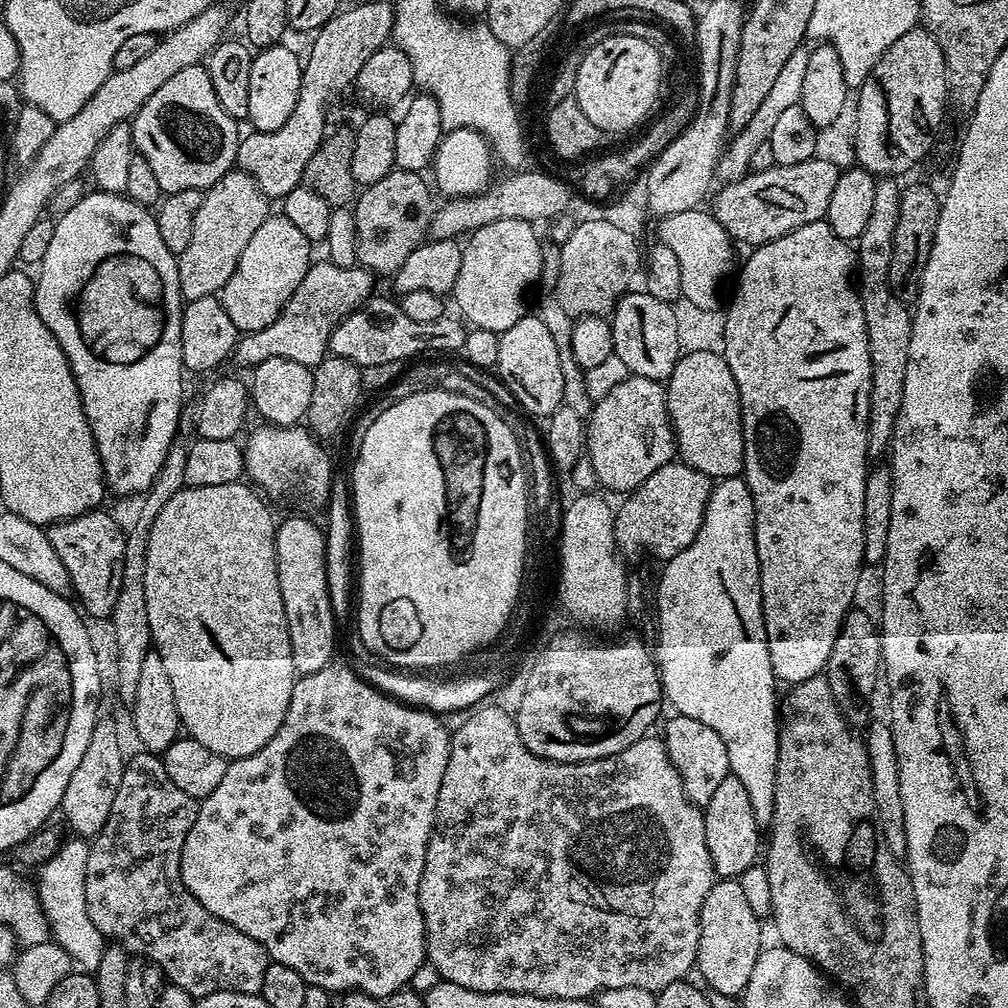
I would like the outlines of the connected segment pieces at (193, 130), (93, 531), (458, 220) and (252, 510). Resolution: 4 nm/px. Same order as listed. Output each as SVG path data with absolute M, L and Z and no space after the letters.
M204 64L186 66L169 78L132 117L132 143L135 151L154 170L161 193L178 190L207 190L226 173L233 171L236 151L242 139L237 121L222 110L210 74Z
M93 510L69 520L59 520L47 529L47 533L54 550L58 550L58 558L62 558L62 566L66 566L70 574L72 592L79 607L89 617L108 618L118 602L118 592L122 590L126 532L110 513L104 511Z
M515 171L508 175L510 177L491 183L478 195L447 199L433 213L429 237L433 240L457 239L474 229L489 225L490 222L502 220L530 221L536 224L539 220L562 213L569 206L574 192L563 179L554 178L544 172L524 171Z
M244 482L227 484L226 486L185 486L154 518L154 526L150 526L150 542L146 542L146 615L150 617L150 634L154 650L166 665L166 674L170 677L170 686L174 690L174 702L178 702L178 714L183 731L191 739L202 742L214 754L223 756L231 762L241 760L266 746L270 738L282 726L286 718L286 710L290 706L290 694L294 694L294 686L298 673L294 666L294 658L290 650L290 634L286 622L286 610L282 606L282 590L278 586L278 566L276 565L276 526L272 520L272 512L267 508L265 497L255 487Z

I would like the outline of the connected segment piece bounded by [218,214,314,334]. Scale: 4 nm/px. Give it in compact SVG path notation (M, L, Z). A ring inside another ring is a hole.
M283 214L269 215L268 220L258 226L246 250L242 250L242 258L238 258L238 266L234 274L230 274L230 282L226 282L218 296L226 314L230 314L230 322L234 322L237 333L260 331L278 318L313 263L312 248L306 234L301 234L290 218Z

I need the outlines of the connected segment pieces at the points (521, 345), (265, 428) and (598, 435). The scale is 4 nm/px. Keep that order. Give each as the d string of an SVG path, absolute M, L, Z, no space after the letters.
M525 314L510 326L510 330L499 333L498 362L494 369L500 375L508 392L532 416L547 418L565 403L566 389L563 386L561 363L557 347L545 323L535 314Z
M282 424L259 425L248 436L244 449L244 470L247 479L265 497L273 496L284 504L297 504L297 509L316 508L329 499L334 477L332 460L323 448L321 441L304 426L285 426Z
M629 374L614 390L607 392L602 399L591 406L592 413L586 416L586 460L592 463L592 472L600 479L604 488L612 492L627 494L633 492L654 470L673 463L676 451L676 435L672 432L672 425L668 422L665 385L659 380L638 377Z

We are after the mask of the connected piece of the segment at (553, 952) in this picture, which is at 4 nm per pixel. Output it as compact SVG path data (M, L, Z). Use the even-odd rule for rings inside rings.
M480 706L480 707L477 707L477 708L476 708L476 709L475 709L475 711L473 711L473 712L472 712L472 713L471 713L471 715L469 715L469 716L468 716L468 717L470 717L470 716L472 716L472 715L473 715L473 716L472 716L472 717L470 717L470 718L469 718L469 720L468 720L468 721L466 721L466 722L465 722L465 724L464 724L464 725L462 725L462 726L461 726L461 728L460 728L460 729L458 729L458 730L457 730L457 732L455 732L455 731L453 731L453 732L452 732L452 733L451 733L451 736L450 736L450 754L449 754L449 755L448 755L448 761L447 761L447 762L446 762L446 774L442 774L442 786L438 786L438 806L437 806L437 807L436 807L436 825L434 825L434 827L432 827L432 837L431 837L431 838L430 838L430 842L429 842L429 843L428 843L428 849L427 849L427 850L426 850L426 862L425 862L425 863L424 863L424 869L423 869L423 870L422 870L422 882L421 882L421 883L420 883L420 885L419 885L419 886L418 886L418 902L419 902L419 903L420 903L420 909L421 909L421 910L422 910L422 914L423 914L423 915L424 915L424 925L425 925L425 926L426 926L426 934L427 934L427 935L428 935L428 938L427 938L427 941L426 941L426 943L427 943L427 945L428 945L428 955L427 955L427 957L426 957L426 960L427 960L427 963L429 963L429 964L431 964L431 965L432 965L432 967L433 967L433 968L435 968L435 969L436 969L436 974L437 974L437 977L439 977L439 979L440 979L440 980L449 980L449 981L450 981L450 982L454 982L454 983L455 983L455 984L457 984L457 985L458 985L458 986L466 986L466 990L478 990L478 991L479 991L479 992L517 992L517 993L518 993L518 994L534 994L534 995L535 995L535 996L541 996L541 997L542 997L542 998L578 998L578 999L579 999L579 1000L586 1000L586 999L589 999L589 998L592 998L592 997L595 997L595 996L596 996L596 995L597 995L597 994L599 994L599 993L602 993L602 992L605 992L605 991L606 991L606 989L607 989L607 988L617 988L617 987L618 987L618 986L642 986L642 990L650 990L650 991L651 991L651 992L655 992L655 993L658 993L658 992L660 992L660 991L661 991L661 990L663 990L663 989L664 989L664 988L665 988L665 987L666 987L666 986L670 986L670 985L671 985L671 984L673 984L673 983L674 983L674 982L678 982L678 981L679 981L679 980L683 980L683 979L685 979L685 977L687 977L687 976L688 976L688 975L689 975L689 974L688 974L688 973L687 973L687 972L688 972L688 971L690 971L690 970L691 970L691 971L693 971L693 969L695 969L695 968L696 968L696 955L697 955L697 954L698 954L698 938L699 938L699 937L700 937L700 911L701 911L701 910L702 910L702 902L706 902L706 894L710 894L710 890L711 890L711 889L712 889L712 886L713 886L713 884L715 884L715 883L716 883L716 881L717 881L717 879L718 879L718 877L717 877L717 875L716 875L716 871L715 871L715 870L714 870L714 866L713 866L713 865L712 865L712 859L711 859L711 858L710 858L710 850L709 850L709 849L708 849L708 847L707 847L707 846L706 846L706 826L705 826L705 825L704 825L704 813L703 813L703 811L701 811L701 809L700 809L700 808L699 808L699 807L697 807L697 805L695 805L695 804L693 804L693 802L692 802L692 800L691 800L691 798L689 798L689 796L688 796L688 794L687 794L687 792L686 792L686 790L685 790L685 789L684 789L684 786L683 786L683 778L682 778L682 777L681 777L681 776L680 776L680 774L679 774L679 770L678 770L678 769L677 769L677 768L676 768L676 766L675 766L675 762L674 762L674 761L673 761L673 760L672 760L672 758L671 758L671 754L670 754L670 752L669 752L669 749L668 749L668 747L667 747L667 745L665 745L665 744L664 744L664 741L663 741L663 739L660 739L660 738L657 738L657 737L656 737L656 740L655 740L655 738L654 738L654 737L655 737L655 735L652 735L652 734L649 734L649 735L646 735L646 736L644 736L644 737L642 737L642 738L641 738L641 740L639 740L639 741L638 741L638 742L634 742L634 746L626 746L626 750L622 750L622 751L621 751L621 752L619 752L619 753L618 753L618 754L610 754L610 755L609 755L609 756L607 756L607 757L606 757L606 758L598 758L598 759L597 759L597 760L583 760L583 761L582 761L582 762L578 762L578 763L577 763L577 764L567 764L567 763L566 763L566 762L558 762L558 761L557 761L557 760L547 760L547 759L546 759L546 758L542 758L542 757L541 757L541 756L539 756L539 755L538 755L538 754L534 754L534 753L533 753L533 752L531 752L531 751L530 751L530 750L526 750L526 746L525 746L525 745L524 745L524 743L523 743L523 742L522 742L522 738L521 738L521 737L520 737L520 735L519 735L519 734L518 734L518 726L517 726L517 725L516 725L516 717L515 717L515 715L513 715L513 713L512 713L512 712L511 712L511 711L509 711L509 709L508 709L508 712L507 712L507 710L506 710L506 709L504 709L504 708L486 708L486 707L487 707L487 706Z

